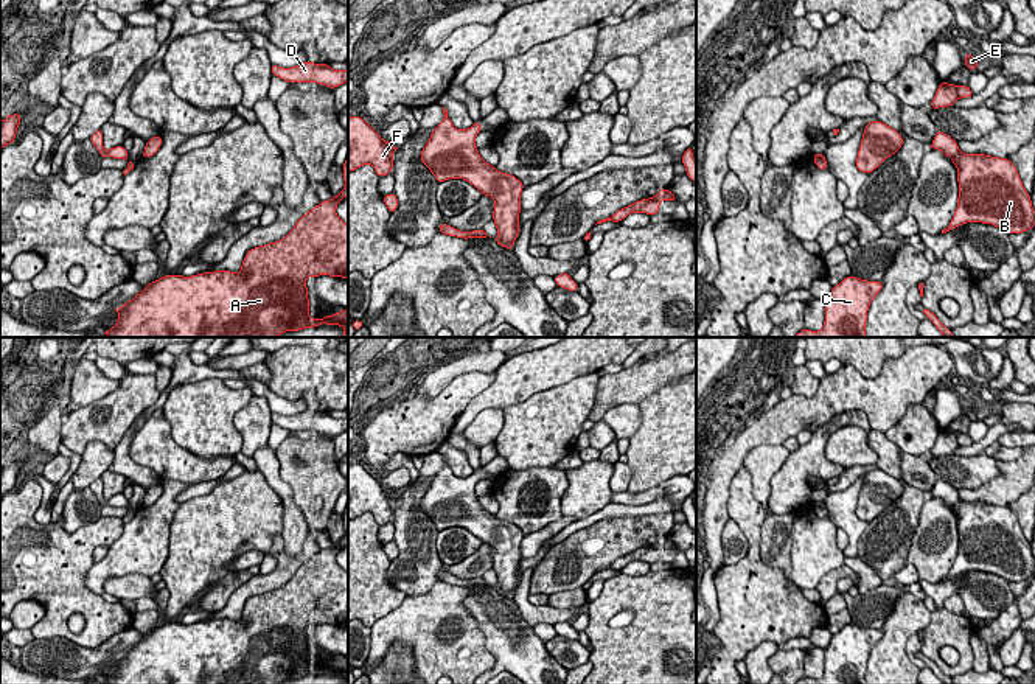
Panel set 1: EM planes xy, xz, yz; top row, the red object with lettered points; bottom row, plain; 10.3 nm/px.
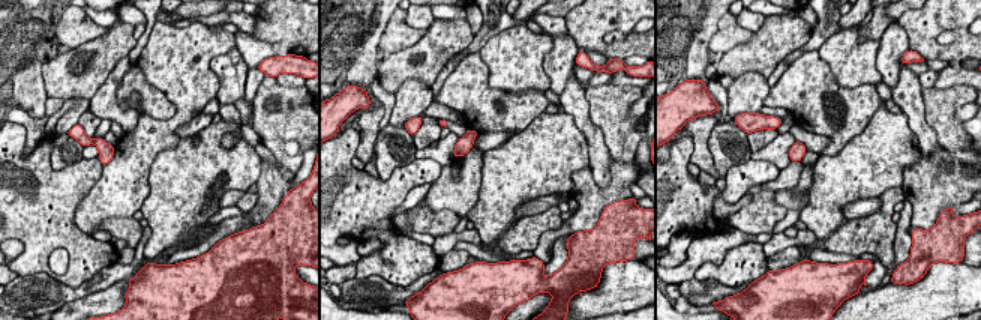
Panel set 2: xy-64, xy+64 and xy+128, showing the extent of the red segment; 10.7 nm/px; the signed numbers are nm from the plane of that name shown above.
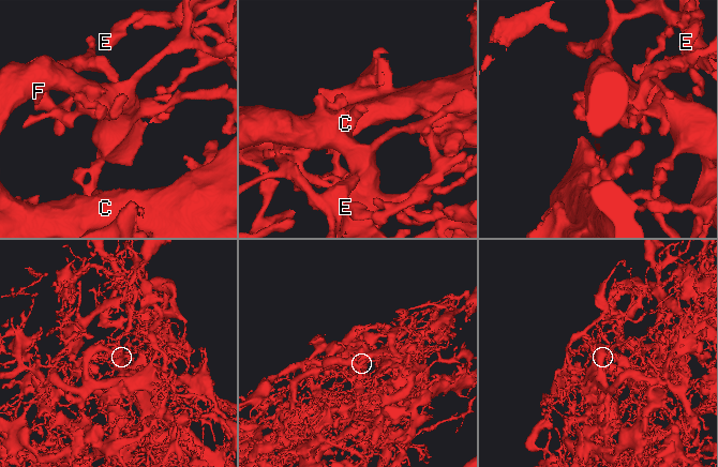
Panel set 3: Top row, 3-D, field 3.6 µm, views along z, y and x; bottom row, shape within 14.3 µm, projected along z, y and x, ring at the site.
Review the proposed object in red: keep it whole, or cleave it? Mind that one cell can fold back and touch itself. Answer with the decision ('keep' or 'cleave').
keep

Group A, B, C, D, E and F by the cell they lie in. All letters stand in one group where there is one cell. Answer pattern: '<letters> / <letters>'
A B C D E F

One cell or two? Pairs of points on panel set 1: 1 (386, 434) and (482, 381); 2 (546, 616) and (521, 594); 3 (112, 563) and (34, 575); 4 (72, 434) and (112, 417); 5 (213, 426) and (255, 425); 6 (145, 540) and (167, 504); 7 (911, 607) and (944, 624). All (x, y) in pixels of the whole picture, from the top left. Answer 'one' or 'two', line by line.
1: one
2: one
3: two
4: one
5: two
6: one
7: two

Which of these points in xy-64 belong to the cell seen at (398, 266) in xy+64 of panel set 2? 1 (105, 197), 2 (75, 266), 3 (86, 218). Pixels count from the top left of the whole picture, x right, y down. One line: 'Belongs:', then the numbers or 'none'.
Belongs: 2

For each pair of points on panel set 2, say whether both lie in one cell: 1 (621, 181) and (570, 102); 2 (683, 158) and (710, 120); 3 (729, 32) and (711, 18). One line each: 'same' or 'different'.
1: different
2: different
3: different

